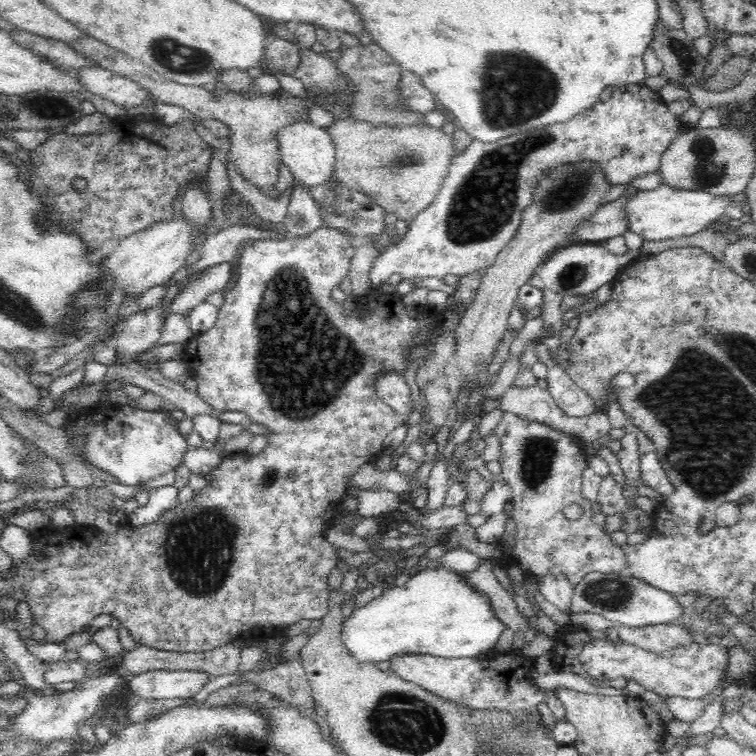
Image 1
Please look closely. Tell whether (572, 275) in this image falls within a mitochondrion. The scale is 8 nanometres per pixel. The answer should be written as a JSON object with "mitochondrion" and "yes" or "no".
{"mitochondrion":"yes"}

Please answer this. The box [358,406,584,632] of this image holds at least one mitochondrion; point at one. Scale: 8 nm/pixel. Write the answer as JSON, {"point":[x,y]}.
{"point":[537,453]}

